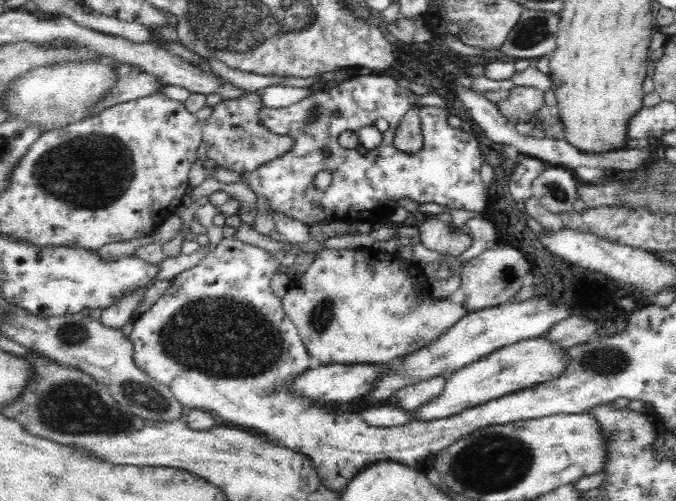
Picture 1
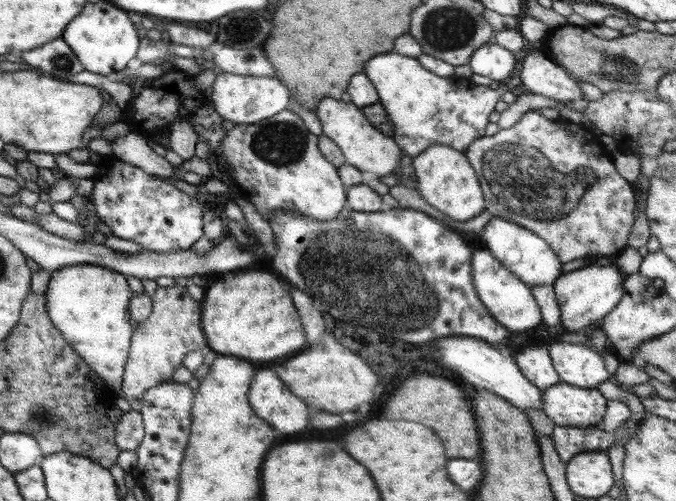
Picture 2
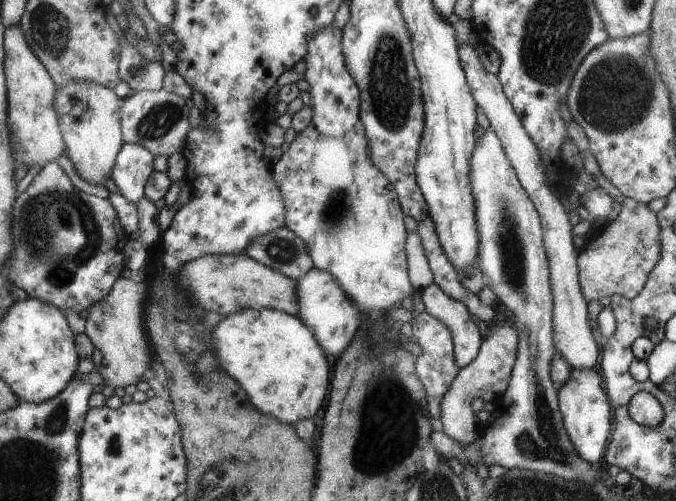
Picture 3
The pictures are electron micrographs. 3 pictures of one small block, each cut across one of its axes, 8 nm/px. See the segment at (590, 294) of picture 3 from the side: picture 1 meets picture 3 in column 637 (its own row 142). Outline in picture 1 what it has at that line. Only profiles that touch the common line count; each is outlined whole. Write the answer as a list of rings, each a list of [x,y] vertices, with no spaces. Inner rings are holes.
[[[246,91],[233,99],[222,99],[214,106],[214,113],[206,121],[200,121],[202,144],[200,158],[214,160],[232,172],[252,172],[260,165],[274,160],[292,148],[293,140],[276,136],[260,123],[258,111],[263,107],[260,91]]]

